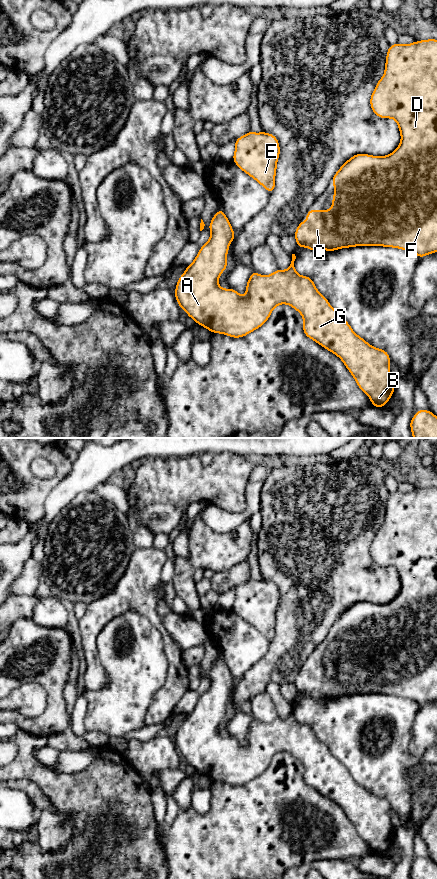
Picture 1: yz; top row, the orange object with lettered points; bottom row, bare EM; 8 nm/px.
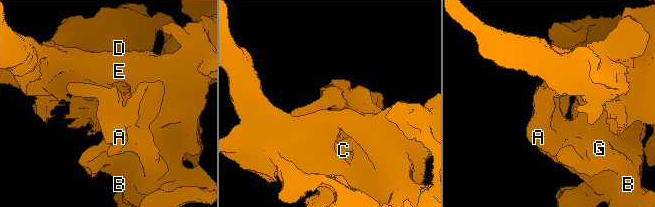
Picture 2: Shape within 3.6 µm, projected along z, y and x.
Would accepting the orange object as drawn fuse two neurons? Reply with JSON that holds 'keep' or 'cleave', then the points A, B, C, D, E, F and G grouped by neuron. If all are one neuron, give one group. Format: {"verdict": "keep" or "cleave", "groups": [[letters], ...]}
{"verdict": "keep", "groups": [["A", "B", "C", "D", "E", "F", "G"]]}

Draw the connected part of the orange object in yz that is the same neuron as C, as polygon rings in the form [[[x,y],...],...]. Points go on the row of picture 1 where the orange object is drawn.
[[[437,39],[415,41],[407,45],[399,43],[390,45],[386,55],[384,75],[376,84],[370,98],[370,105],[372,112],[378,117],[392,118],[397,122],[401,134],[399,146],[394,152],[383,157],[356,154],[346,161],[330,181],[330,183],[334,182],[332,209],[307,211],[307,220],[301,221],[294,234],[297,247],[306,247],[313,251],[320,249],[335,251],[355,246],[384,246],[413,252],[419,258],[435,253],[437,252]]]

